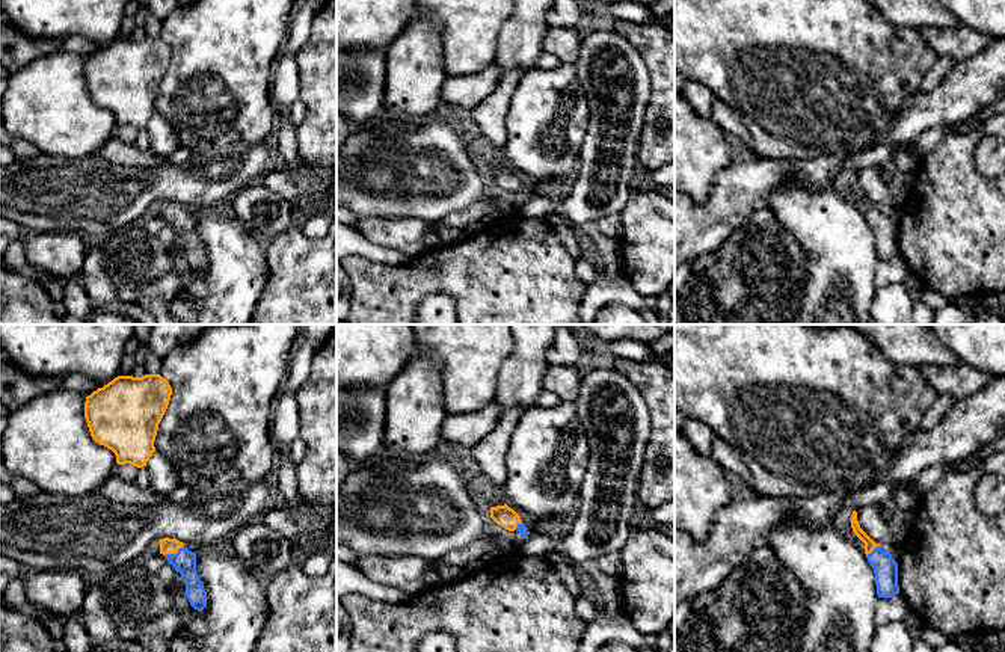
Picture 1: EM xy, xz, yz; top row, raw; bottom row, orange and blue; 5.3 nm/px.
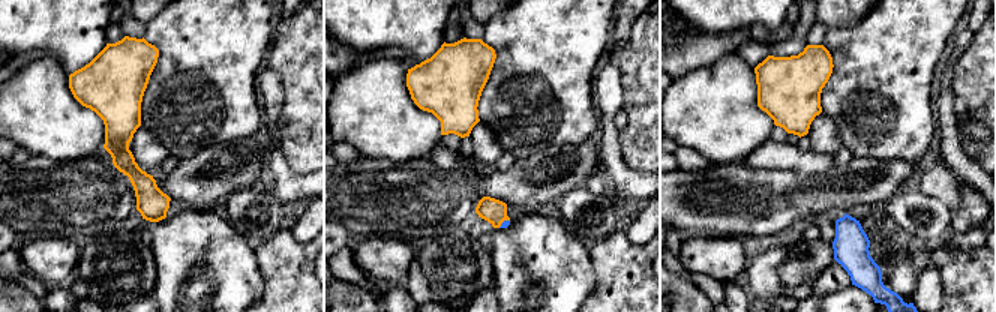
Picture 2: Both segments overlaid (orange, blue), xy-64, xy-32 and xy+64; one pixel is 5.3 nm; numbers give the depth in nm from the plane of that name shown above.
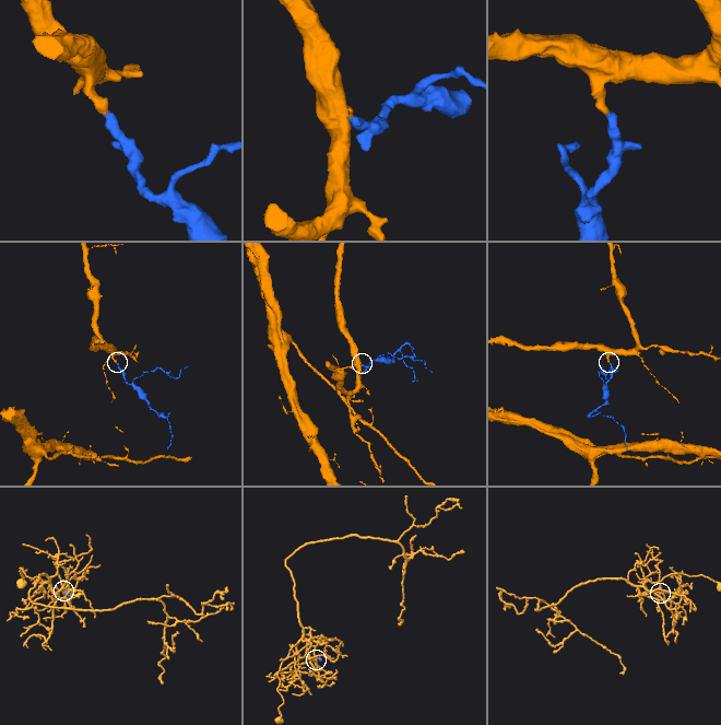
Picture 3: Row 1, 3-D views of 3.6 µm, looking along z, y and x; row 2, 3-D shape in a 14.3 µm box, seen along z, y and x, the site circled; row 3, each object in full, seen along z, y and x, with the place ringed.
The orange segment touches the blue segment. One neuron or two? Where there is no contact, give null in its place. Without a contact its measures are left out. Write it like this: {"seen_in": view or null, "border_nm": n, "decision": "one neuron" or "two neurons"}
{"seen_in": "xy", "border_nm": 120, "decision": "one neuron"}

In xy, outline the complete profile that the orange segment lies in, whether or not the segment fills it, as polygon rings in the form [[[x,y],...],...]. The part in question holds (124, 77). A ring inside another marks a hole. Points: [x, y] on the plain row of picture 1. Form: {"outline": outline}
{"outline": [[[160,36],[115,39],[86,59],[91,98],[115,115],[118,127],[146,128],[171,57],[172,50]]]}

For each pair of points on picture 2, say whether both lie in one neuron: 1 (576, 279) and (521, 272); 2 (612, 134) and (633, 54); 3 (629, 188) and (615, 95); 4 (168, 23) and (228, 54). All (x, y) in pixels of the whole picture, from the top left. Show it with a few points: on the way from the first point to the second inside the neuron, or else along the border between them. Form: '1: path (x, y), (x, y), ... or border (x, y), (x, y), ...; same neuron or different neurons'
1: path (563, 278), (534, 272); same neuron
2: border (606, 60), (620, 75), (623, 90), (621, 108); different neurons
3: path (615, 165), (609, 149), (608, 117); same neuron
4: path (183, 30), (213, 44); same neuron

